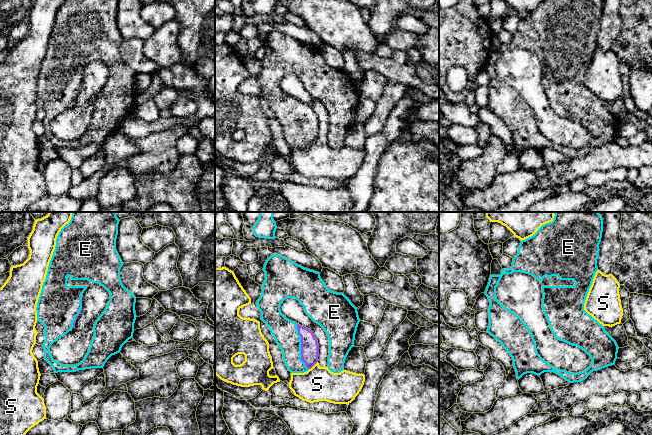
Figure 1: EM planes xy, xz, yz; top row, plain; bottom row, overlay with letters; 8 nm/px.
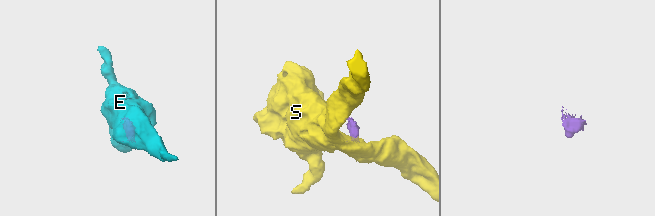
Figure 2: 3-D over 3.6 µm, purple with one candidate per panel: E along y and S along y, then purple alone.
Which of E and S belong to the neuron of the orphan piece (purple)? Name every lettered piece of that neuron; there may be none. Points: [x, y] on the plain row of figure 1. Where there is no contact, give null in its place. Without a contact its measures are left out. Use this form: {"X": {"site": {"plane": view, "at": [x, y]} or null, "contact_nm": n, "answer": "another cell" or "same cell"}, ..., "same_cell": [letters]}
{"E": {"site": {"plane": "xz", "at": [301, 123]}, "contact_nm": 380, "answer": "same cell"}, "S": {"site": {"plane": "xz", "at": [313, 141]}, "contact_nm": 100, "answer": "another cell"}, "same_cell": ["E"]}

